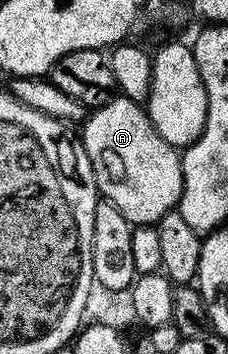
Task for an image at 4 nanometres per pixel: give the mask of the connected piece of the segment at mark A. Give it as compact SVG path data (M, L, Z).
M116 97L104 107L94 108L82 124L83 148L93 165L98 194L109 200L133 225L155 225L165 213L176 210L183 192L183 160L180 152L157 133L146 110L131 99Z

